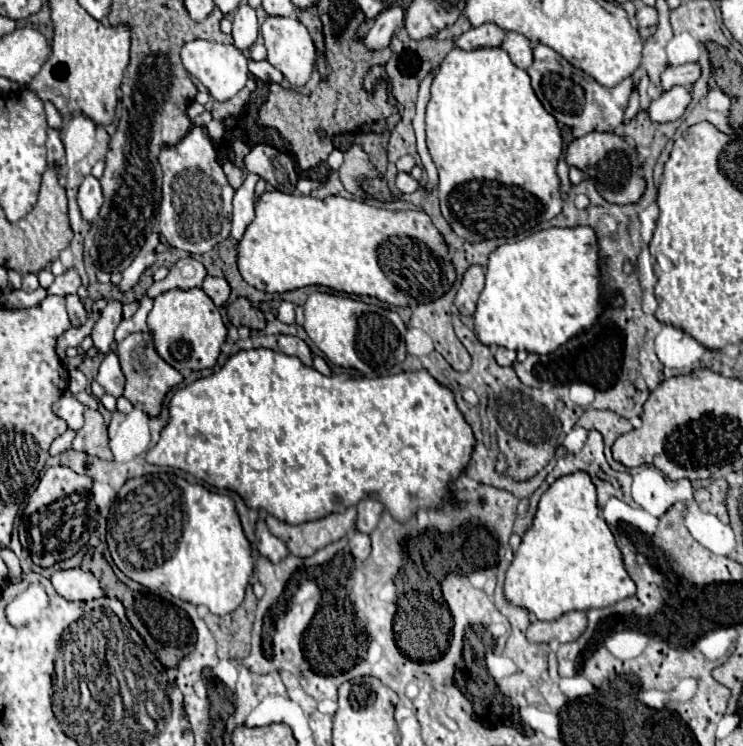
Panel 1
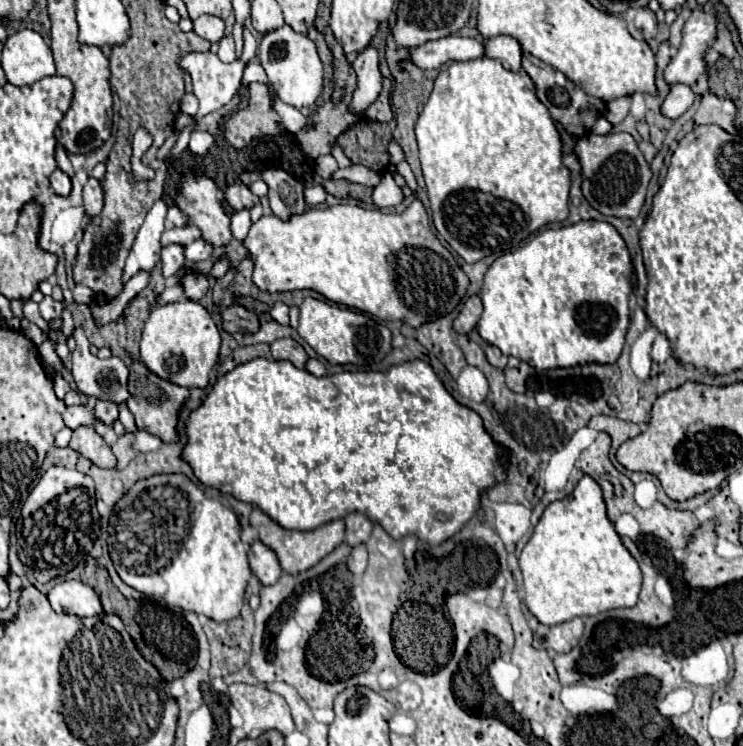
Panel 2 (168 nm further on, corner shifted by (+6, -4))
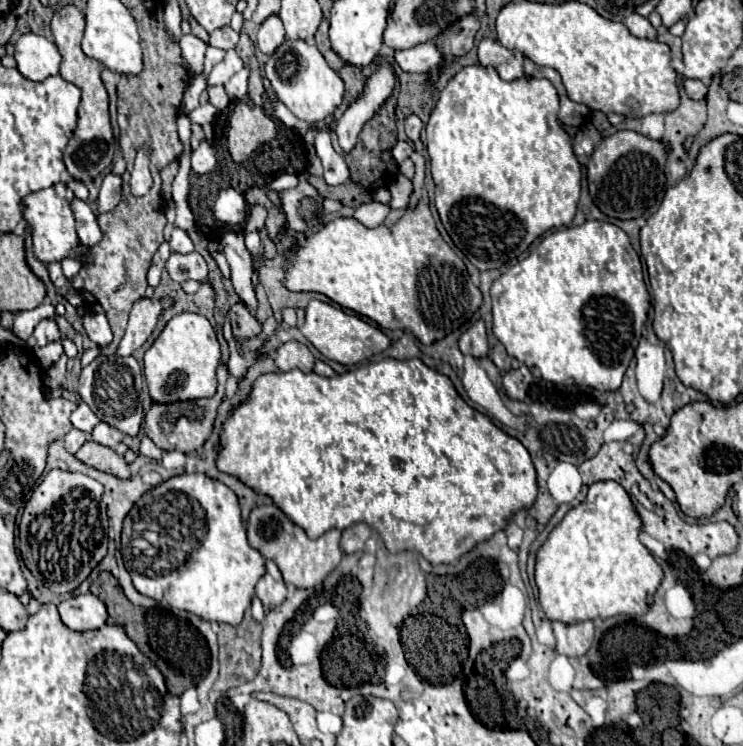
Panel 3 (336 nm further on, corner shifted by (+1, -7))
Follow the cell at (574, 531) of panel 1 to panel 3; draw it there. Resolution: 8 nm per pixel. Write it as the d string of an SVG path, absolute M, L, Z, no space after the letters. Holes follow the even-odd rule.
M617 481L593 483L585 501L573 507L537 553L539 603L551 621L581 623L615 615L645 615L663 581L663 569L641 543L641 517Z

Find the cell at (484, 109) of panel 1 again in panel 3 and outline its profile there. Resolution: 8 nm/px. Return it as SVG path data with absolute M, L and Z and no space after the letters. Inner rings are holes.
M471 65L471 67L463 67L449 83L447 87L441 91L439 95L439 103L433 109L429 123L427 123L427 151L431 157L431 173L433 173L433 181L437 185L437 193L435 193L435 207L441 215L443 227L447 229L449 237L453 239L453 243L463 251L463 255L479 269L479 271L487 271L487 269L501 269L505 265L509 265L511 261L515 261L537 237L541 237L545 231L553 229L553 227L565 227L573 221L575 211L577 211L577 203L579 203L579 195L581 195L581 165L573 153L573 145L571 145L571 137L563 131L563 127L559 125L557 119L557 111L559 111L559 97L555 87L547 81L547 79L537 79L537 77L521 77L515 81L503 81L497 71L493 67L481 67L481 65Z

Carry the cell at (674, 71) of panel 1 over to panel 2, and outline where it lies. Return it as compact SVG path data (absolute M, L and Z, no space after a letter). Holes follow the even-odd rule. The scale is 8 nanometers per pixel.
M700 8L692 10L692 16L684 24L682 44L678 54L664 70L664 80L672 84L694 86L698 76L706 72L704 52L710 48L716 36L716 18Z

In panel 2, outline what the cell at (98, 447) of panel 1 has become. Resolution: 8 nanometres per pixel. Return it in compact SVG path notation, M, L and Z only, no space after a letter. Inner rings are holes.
M80 426L74 430L70 448L92 460L100 468L112 468L116 464L116 458L110 450L110 446L104 442L104 438L92 428L92 426Z

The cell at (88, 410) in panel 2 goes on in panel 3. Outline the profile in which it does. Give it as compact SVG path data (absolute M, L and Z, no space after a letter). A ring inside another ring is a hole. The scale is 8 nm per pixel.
M79 403L77 409L71 413L71 423L75 429L83 431L85 435L91 435L93 427L99 423L99 419L93 415L93 411L89 411L89 407L85 407L85 403Z

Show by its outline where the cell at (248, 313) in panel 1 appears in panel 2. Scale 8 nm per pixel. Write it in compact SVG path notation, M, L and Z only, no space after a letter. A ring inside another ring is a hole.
M232 304L232 306L224 308L224 312L222 312L222 328L230 334L234 334L234 332L252 334L252 332L258 332L260 324L258 324L258 316L254 312L246 310L240 304Z

